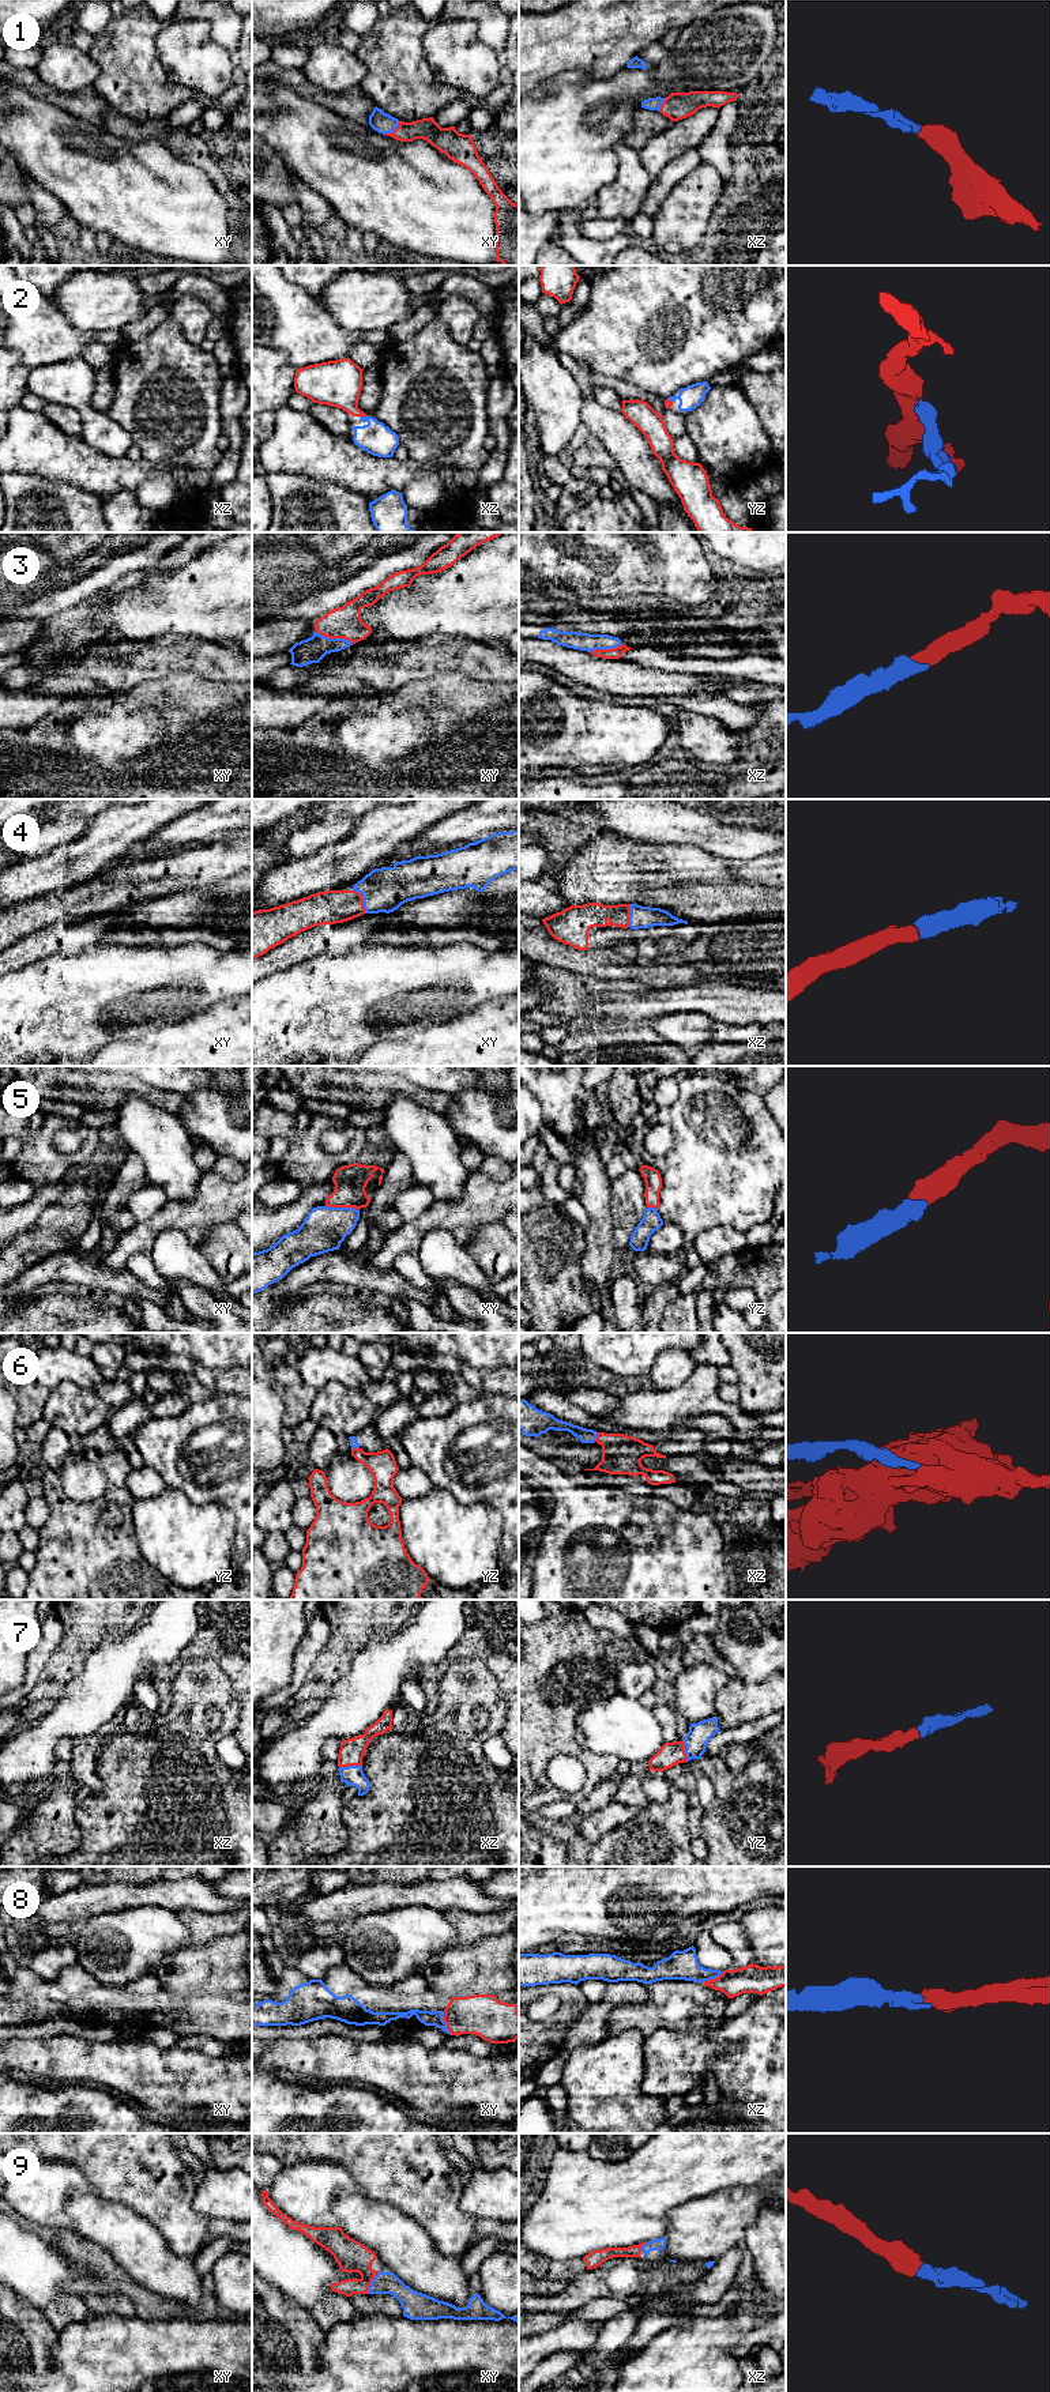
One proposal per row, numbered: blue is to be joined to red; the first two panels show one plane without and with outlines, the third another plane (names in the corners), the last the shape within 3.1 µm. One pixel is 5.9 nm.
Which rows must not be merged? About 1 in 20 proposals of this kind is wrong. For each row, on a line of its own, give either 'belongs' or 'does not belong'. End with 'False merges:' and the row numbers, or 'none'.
1: belongs
2: belongs
3: belongs
4: belongs
5: belongs
6: does not belong
7: belongs
8: belongs
9: belongs
False merges: 6

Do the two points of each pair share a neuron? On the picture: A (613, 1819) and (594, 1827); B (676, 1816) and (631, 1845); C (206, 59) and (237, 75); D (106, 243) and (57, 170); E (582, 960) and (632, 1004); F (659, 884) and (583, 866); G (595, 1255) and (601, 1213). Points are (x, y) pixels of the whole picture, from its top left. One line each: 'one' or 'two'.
A: one
B: one
C: two
D: two
E: two
F: two
G: one

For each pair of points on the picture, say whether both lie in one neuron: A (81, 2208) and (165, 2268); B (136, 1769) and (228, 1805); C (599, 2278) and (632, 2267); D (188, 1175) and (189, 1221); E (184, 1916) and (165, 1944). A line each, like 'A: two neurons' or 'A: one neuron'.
A: one neuron
B: one neuron
C: one neuron
D: two neurons
E: two neurons

